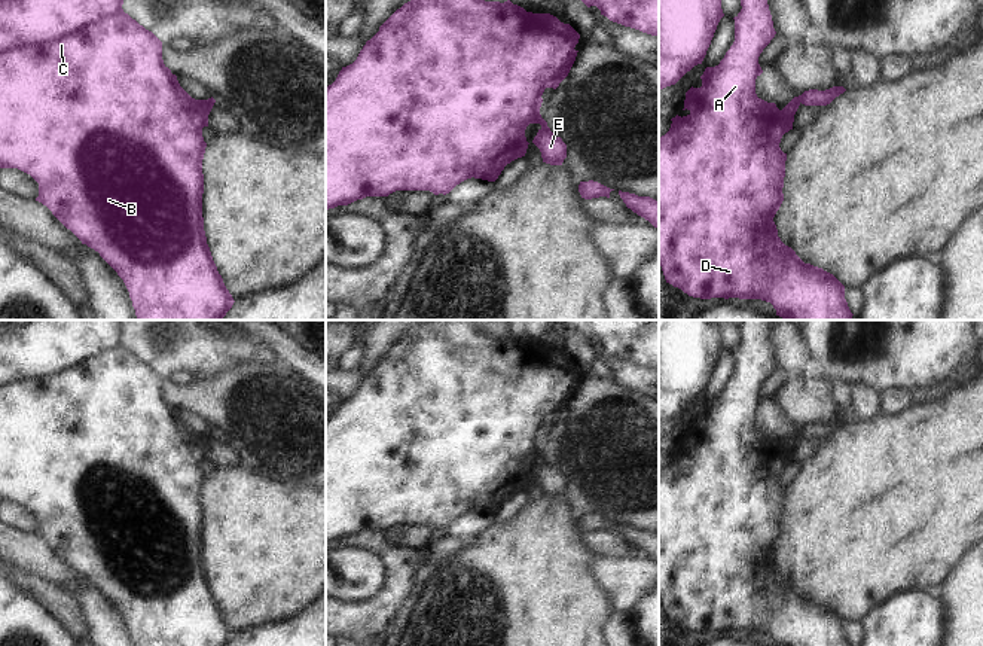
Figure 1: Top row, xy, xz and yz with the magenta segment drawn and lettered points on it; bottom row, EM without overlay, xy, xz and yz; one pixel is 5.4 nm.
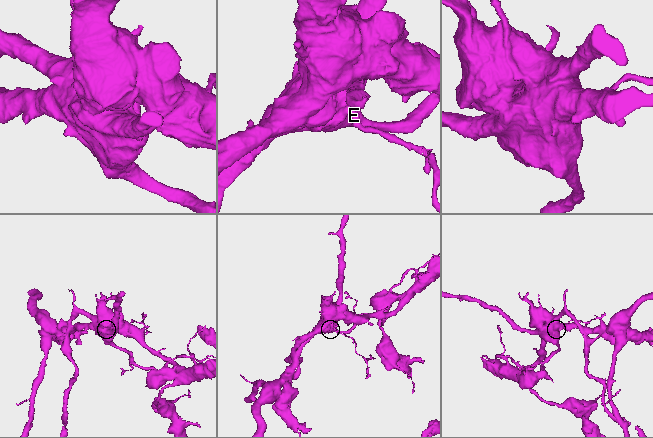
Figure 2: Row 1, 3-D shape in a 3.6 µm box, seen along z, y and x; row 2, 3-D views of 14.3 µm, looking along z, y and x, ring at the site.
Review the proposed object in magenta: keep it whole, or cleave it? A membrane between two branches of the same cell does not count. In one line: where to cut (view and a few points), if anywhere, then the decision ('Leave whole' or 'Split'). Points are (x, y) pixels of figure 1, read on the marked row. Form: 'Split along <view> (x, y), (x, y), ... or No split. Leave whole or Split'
Split along xz (546, 124), (542, 128). Split

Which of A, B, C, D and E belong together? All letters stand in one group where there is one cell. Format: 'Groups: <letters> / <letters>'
Groups: A B C D / E

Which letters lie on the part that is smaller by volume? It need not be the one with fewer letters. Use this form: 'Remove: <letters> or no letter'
Remove: E

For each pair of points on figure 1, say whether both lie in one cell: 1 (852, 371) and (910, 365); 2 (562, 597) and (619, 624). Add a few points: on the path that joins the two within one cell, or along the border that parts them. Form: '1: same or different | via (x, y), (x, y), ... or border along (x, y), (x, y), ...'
1: same | via (867, 365), (896, 365)
2: different | border along (616, 613), (603, 630)

